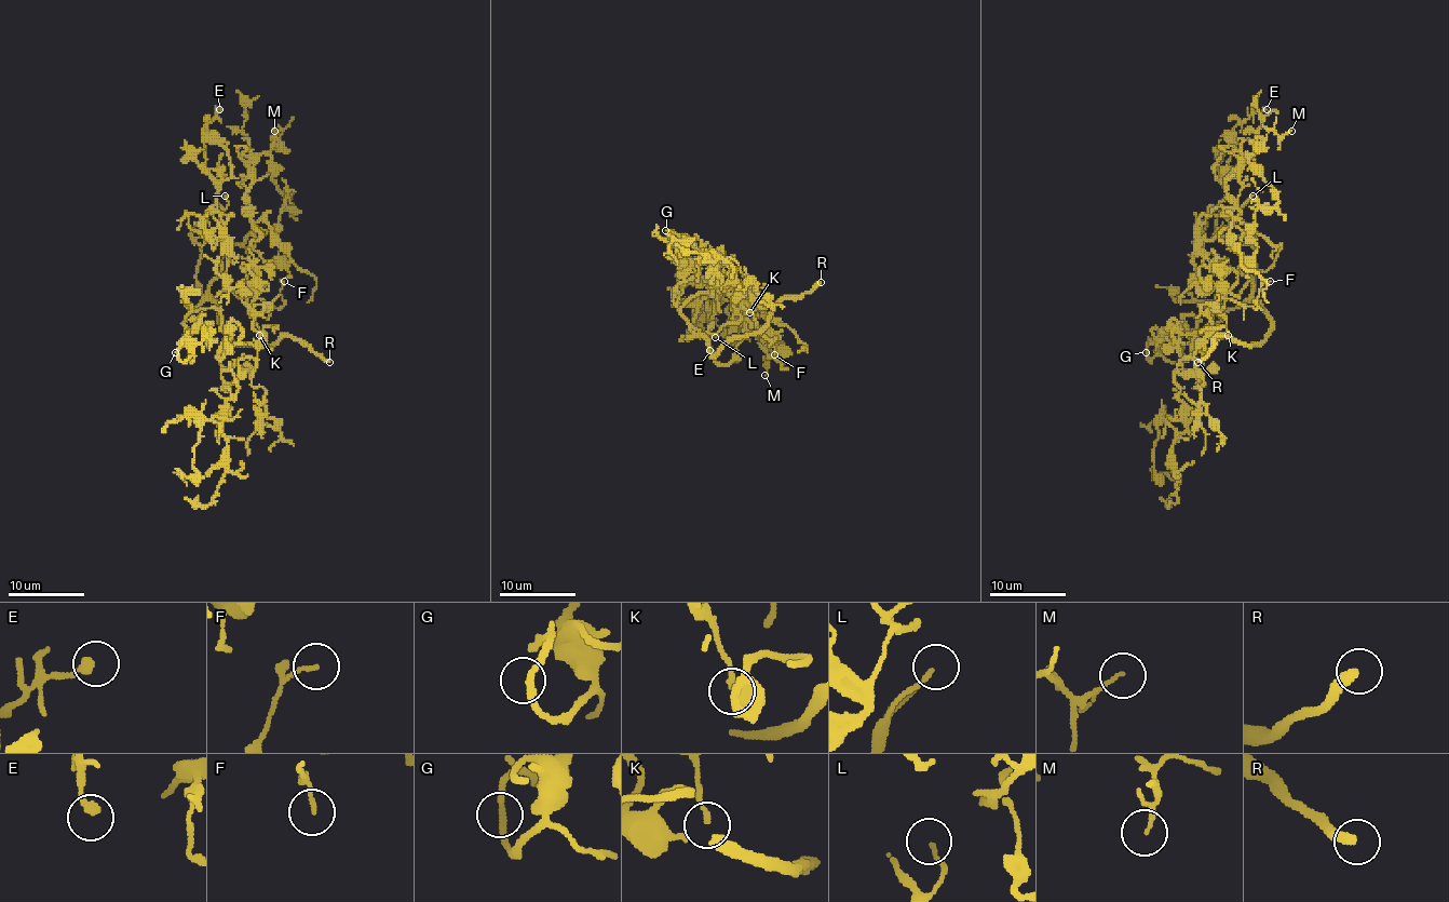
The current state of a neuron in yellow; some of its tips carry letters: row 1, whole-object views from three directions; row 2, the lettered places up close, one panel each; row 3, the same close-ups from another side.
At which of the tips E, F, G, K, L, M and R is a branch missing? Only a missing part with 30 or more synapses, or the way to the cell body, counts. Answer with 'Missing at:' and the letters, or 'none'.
Missing at: R

